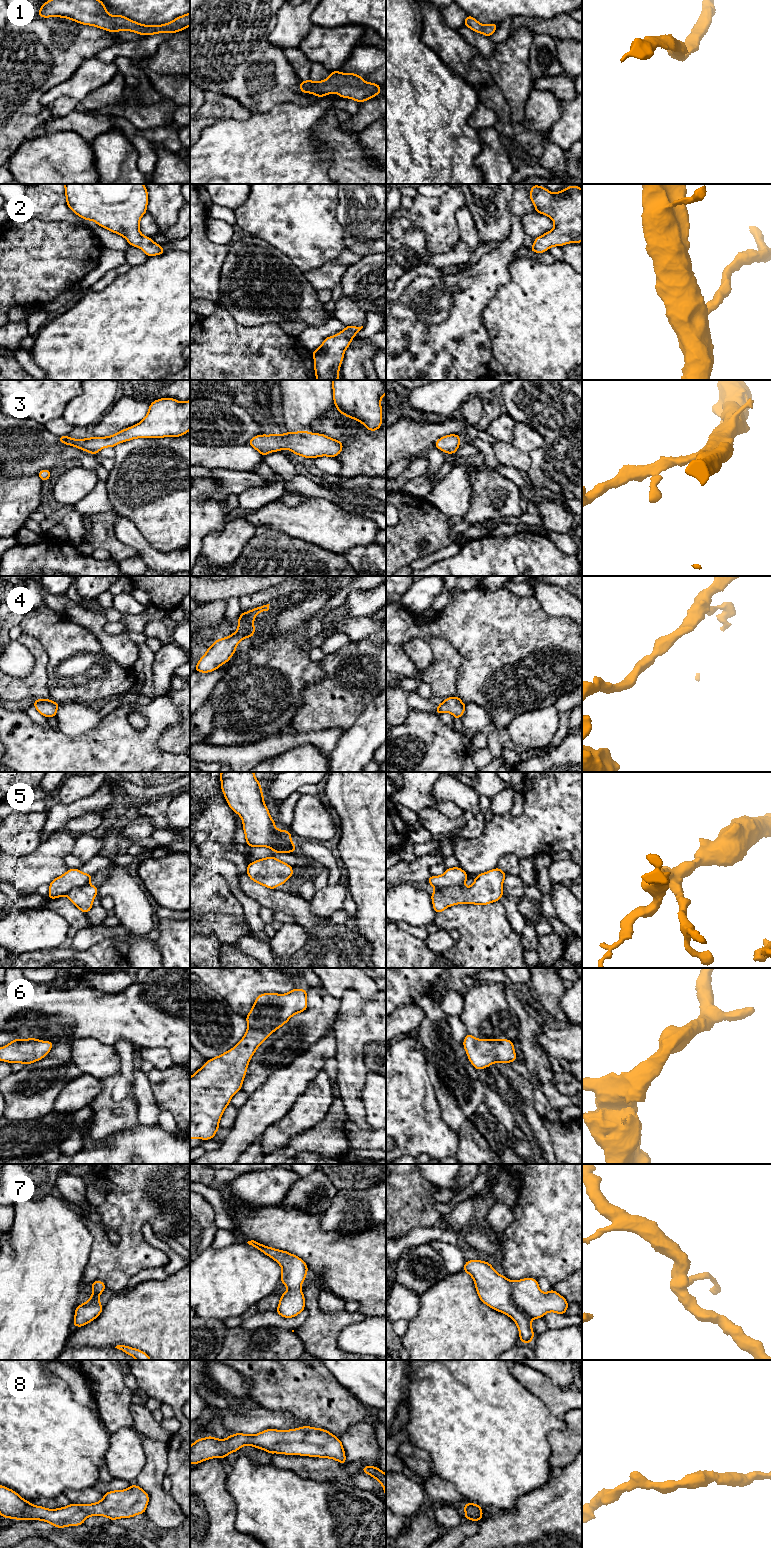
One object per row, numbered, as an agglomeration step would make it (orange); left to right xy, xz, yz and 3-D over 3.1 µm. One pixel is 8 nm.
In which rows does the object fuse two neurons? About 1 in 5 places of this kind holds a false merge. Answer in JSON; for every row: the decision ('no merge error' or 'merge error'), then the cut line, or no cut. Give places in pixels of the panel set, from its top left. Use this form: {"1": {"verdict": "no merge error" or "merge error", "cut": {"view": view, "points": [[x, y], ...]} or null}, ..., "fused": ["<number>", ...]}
{"1": {"verdict": "no merge error", "cut": null}, "2": {"verdict": "no merge error", "cut": null}, "3": {"verdict": "no merge error", "cut": null}, "4": {"verdict": "no merge error", "cut": null}, "5": {"verdict": "merge error", "cut": {"view": "yz", "points": [[463, 885], [435, 889]]}}, "6": {"verdict": "no merge error", "cut": null}, "7": {"verdict": "no merge error", "cut": null}, "8": {"verdict": "no merge error", "cut": null}, "fused": ["5"]}

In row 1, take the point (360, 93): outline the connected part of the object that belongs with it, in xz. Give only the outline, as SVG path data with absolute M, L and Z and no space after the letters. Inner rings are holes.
M338 70L330 72L330 76L319 82L311 79L299 84L302 93L311 93L317 97L336 93L341 98L350 98L358 103L367 101L381 93L378 84L365 82L363 77L355 73L341 73Z

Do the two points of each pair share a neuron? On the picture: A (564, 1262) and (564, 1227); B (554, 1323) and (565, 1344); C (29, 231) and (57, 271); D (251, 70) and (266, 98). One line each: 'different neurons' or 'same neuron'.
A: same neuron
B: different neurons
C: same neuron
D: same neuron

